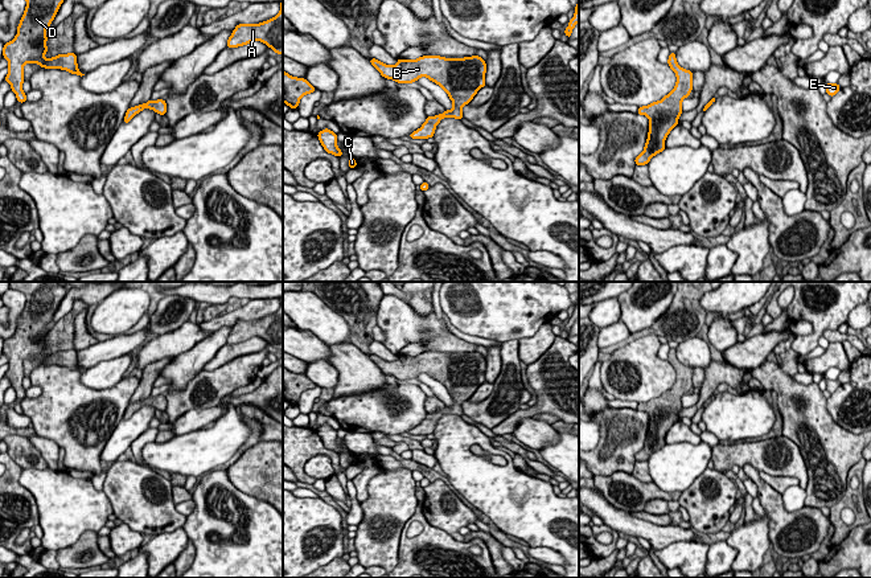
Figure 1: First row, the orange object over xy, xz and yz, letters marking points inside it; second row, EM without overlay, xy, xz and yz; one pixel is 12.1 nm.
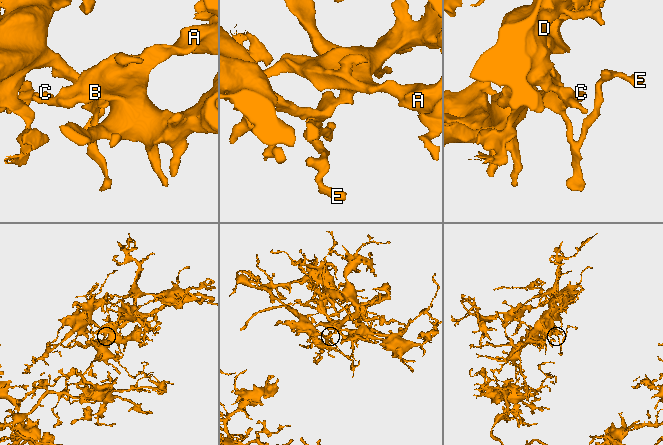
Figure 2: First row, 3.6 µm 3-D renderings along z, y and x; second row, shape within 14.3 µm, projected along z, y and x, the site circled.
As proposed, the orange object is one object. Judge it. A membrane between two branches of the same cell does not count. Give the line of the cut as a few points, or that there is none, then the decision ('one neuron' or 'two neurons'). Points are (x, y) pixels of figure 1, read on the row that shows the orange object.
cut none; one neuron

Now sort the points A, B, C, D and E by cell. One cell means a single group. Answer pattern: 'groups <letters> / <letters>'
groups A B C D E

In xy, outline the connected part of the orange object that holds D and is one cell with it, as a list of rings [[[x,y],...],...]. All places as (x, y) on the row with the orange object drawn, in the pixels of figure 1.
[[[25,0],[26,7],[17,26],[15,38],[3,48],[3,57],[9,62],[5,82],[11,85],[11,90],[16,94],[17,102],[26,102],[26,93],[22,90],[24,65],[38,63],[45,69],[61,69],[71,74],[85,75],[79,71],[77,54],[57,54],[45,58],[48,53],[45,34],[46,29],[54,20],[63,0]]]

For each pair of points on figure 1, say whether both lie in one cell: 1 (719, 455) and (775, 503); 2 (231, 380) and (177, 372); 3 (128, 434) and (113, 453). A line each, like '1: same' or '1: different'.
1: different
2: different
3: same

